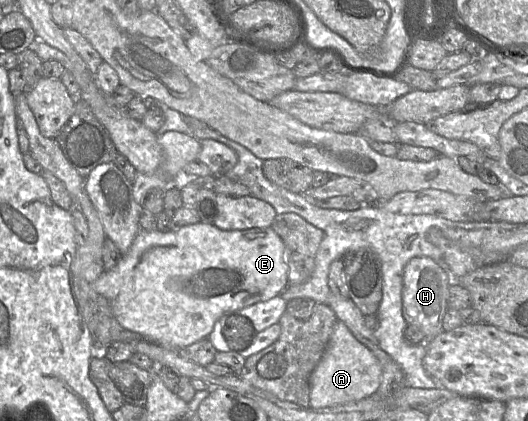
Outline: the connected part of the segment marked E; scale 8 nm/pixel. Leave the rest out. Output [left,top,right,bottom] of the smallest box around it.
[92,221,289,349]

